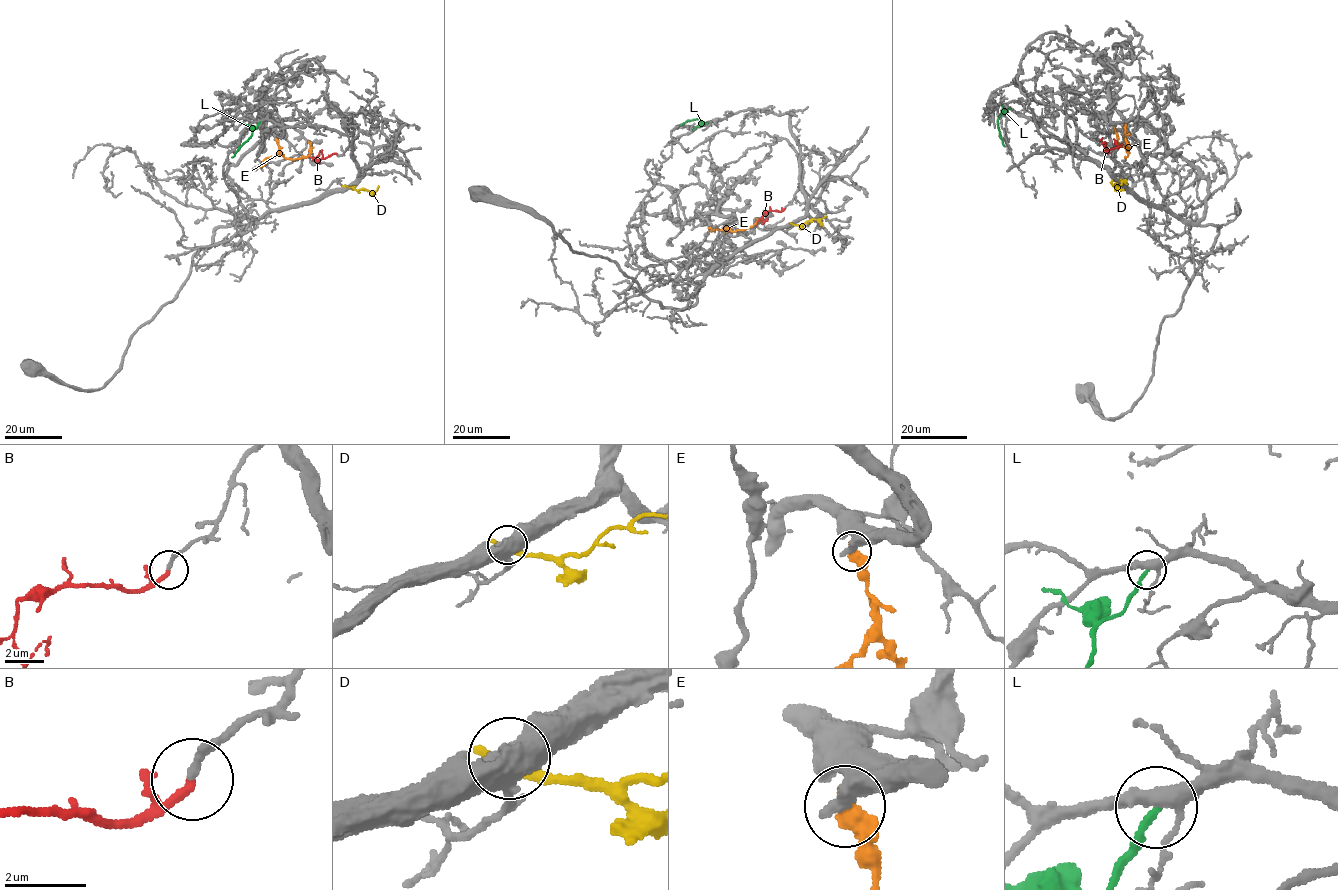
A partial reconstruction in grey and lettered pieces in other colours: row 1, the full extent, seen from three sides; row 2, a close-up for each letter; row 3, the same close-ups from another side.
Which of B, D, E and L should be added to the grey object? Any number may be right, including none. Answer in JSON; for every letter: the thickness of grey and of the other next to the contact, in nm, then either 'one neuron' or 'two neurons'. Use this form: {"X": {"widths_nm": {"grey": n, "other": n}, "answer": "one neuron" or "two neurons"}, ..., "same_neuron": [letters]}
{"B": {"widths_nm": {"grey": 220, "other": 220}, "answer": "one neuron"}, "D": {"widths_nm": {"grey": 600, "other": 400}, "answer": "two neurons"}, "E": {"widths_nm": {"grey": 550, "other": 500}, "answer": "two neurons"}, "L": {"widths_nm": {"grey": 360, "other": 180}, "answer": "two neurons"}, "same_neuron": ["B"]}

